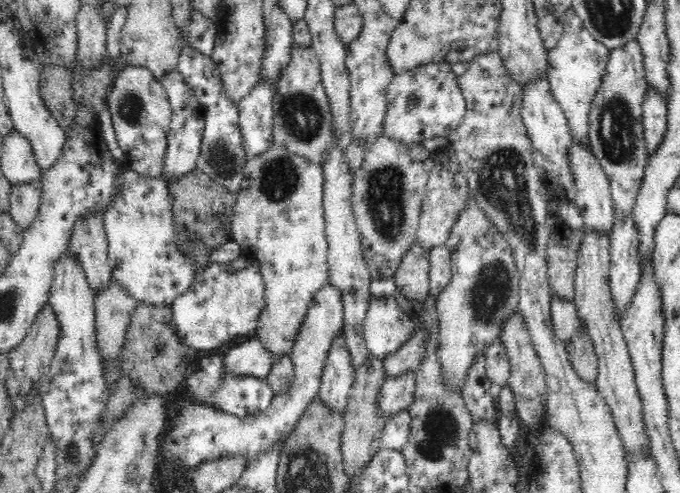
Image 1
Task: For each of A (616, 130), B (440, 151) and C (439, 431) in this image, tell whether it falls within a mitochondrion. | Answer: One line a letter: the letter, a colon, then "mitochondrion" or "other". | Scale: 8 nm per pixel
A: mitochondrion
B: other
C: mitochondrion

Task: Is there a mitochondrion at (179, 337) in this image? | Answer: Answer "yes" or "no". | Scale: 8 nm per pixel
no

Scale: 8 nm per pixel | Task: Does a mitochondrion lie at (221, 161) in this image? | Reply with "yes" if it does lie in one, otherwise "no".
yes

